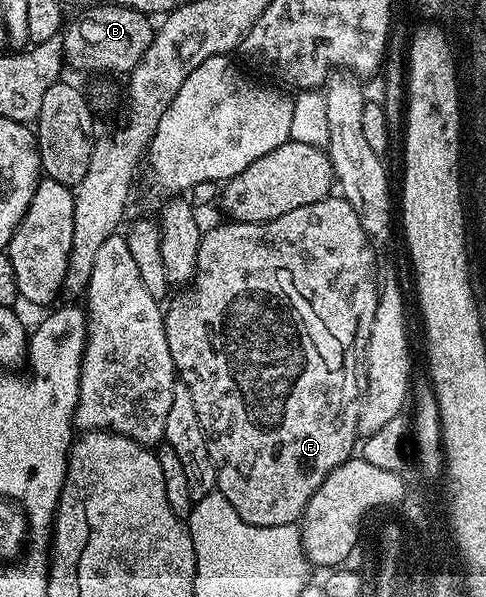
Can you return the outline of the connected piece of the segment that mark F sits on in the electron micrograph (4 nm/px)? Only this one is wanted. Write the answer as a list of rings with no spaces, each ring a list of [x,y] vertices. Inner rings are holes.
[[[341,197],[312,201],[312,205],[292,209],[292,213],[284,213],[284,217],[276,217],[267,223],[222,222],[226,223],[212,228],[211,231],[206,229],[202,232],[198,249],[198,270],[189,288],[190,296],[187,299],[178,299],[170,308],[165,308],[164,333],[168,337],[168,353],[172,353],[177,378],[188,389],[188,393],[192,393],[192,405],[196,405],[196,417],[200,417],[208,453],[216,469],[216,489],[248,525],[294,525],[301,520],[312,493],[320,489],[324,477],[328,477],[332,469],[336,469],[355,454],[354,439],[359,438],[360,380],[364,375],[366,346],[372,333],[372,321],[376,317],[378,300],[380,271],[377,266],[374,268],[375,248],[372,240],[364,233],[364,225],[360,225],[360,217],[356,217],[356,209],[352,209],[347,199]]]

